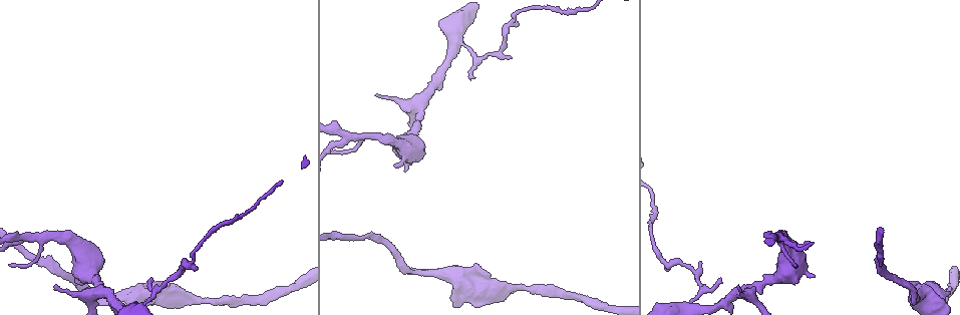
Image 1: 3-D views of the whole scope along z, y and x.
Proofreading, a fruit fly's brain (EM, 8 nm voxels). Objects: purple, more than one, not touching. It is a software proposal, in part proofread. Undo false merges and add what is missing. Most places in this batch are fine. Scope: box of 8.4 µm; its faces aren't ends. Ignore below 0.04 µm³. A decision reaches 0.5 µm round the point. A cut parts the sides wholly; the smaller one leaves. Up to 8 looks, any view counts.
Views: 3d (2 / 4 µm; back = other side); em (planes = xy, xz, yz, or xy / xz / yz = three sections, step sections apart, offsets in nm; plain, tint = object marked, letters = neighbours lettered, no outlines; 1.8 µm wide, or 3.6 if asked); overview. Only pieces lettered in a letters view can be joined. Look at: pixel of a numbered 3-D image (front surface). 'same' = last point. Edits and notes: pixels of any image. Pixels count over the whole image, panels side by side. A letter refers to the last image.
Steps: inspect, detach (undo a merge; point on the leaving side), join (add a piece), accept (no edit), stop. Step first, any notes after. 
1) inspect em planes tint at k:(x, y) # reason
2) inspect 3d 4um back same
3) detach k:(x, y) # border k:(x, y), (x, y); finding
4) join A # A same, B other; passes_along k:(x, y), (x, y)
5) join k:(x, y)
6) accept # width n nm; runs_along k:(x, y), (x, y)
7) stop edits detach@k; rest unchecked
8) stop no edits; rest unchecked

inspect 3d 4um at 1:(692, 298) # abrupt turn

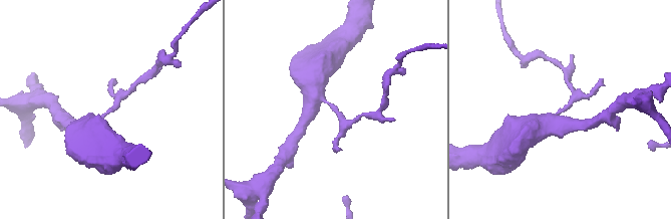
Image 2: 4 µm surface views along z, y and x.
inspect em 3.6um planes letters at 2:(562, 112)

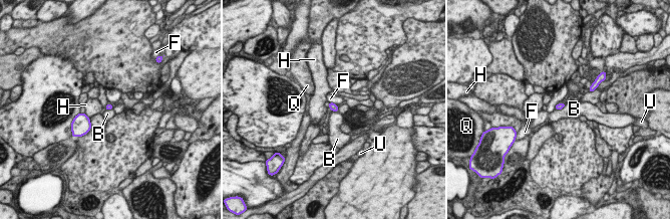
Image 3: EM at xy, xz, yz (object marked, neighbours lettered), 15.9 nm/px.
accept # width 100 nm; B other, F other, H other, Q other, U other; one neuron here

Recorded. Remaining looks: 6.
inspect 3d 4um at 1:(417, 104) # sharp bend

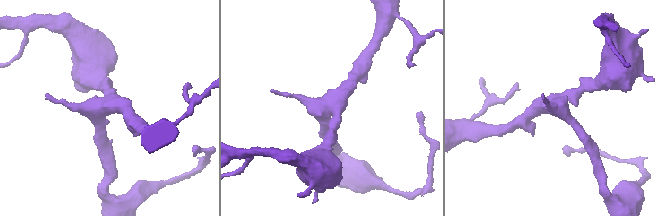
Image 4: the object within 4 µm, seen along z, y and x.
inspect em 3.6um xy step 16 tint at 4:(106, 106)

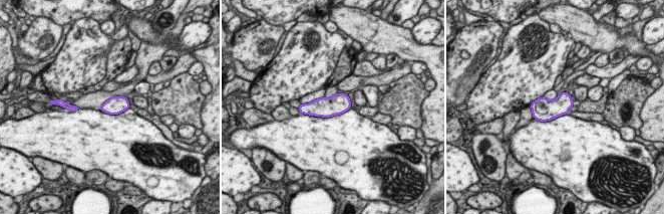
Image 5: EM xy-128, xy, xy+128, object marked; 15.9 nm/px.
inspect em 3.6um planes letters same # cut it another way

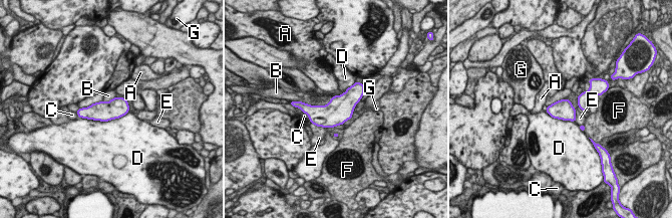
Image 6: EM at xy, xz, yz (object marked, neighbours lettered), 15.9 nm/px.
accept # width 320 nm; A other, B other, C other, D other, E other, F other, G other; border 6:(128, 112), (106, 121), (79, 118); one neuron here

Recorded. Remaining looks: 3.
inspect em yz step 16 tint at 1:(348, 135) # branch point

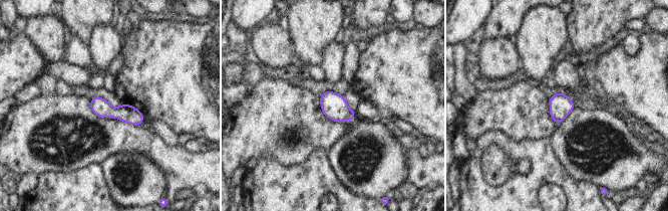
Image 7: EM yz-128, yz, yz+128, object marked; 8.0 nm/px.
inspect em planes tint same # another direction

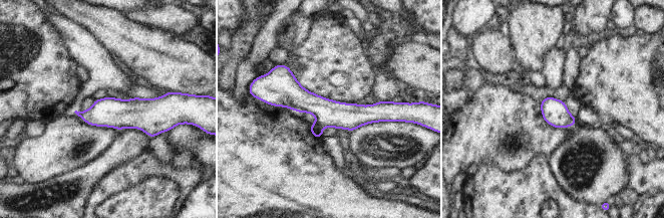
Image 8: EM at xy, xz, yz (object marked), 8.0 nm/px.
inspect em planes letters same # see the neighbours

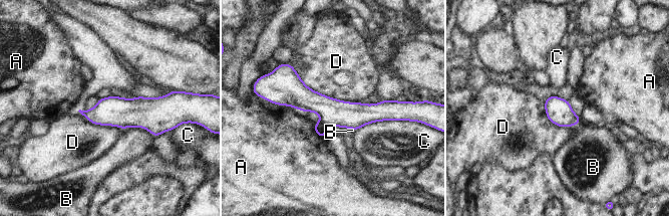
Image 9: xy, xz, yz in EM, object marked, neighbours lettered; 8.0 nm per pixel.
accept # A other, B other, C other, D other; runs_along 9:(274, 99), (393, 105); continuous, no second neuron

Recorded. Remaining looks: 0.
stop no edits; rest unchecked

